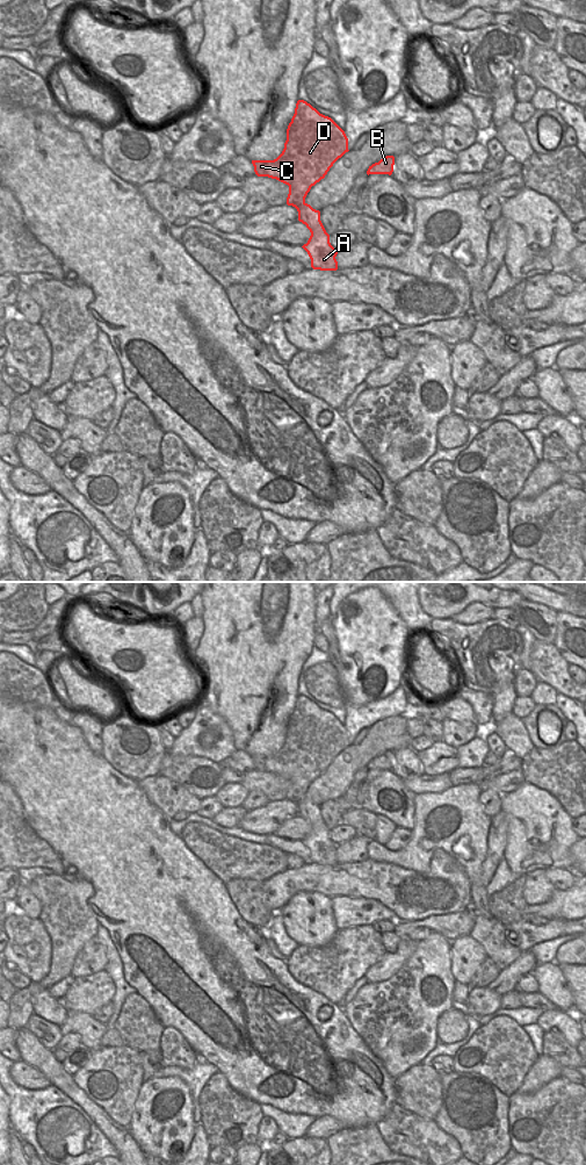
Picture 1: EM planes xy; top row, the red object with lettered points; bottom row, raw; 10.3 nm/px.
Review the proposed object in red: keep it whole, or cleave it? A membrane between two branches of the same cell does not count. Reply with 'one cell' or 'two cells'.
two cells

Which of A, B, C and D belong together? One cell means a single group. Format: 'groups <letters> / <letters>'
groups A / B C D

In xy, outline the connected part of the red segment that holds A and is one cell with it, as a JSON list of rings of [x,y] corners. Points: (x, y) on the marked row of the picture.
[[[305,202],[297,211],[298,221],[305,224],[311,232],[308,243],[302,246],[311,259],[311,267],[320,271],[337,271],[338,251],[330,243],[330,235],[320,221],[320,211]]]

